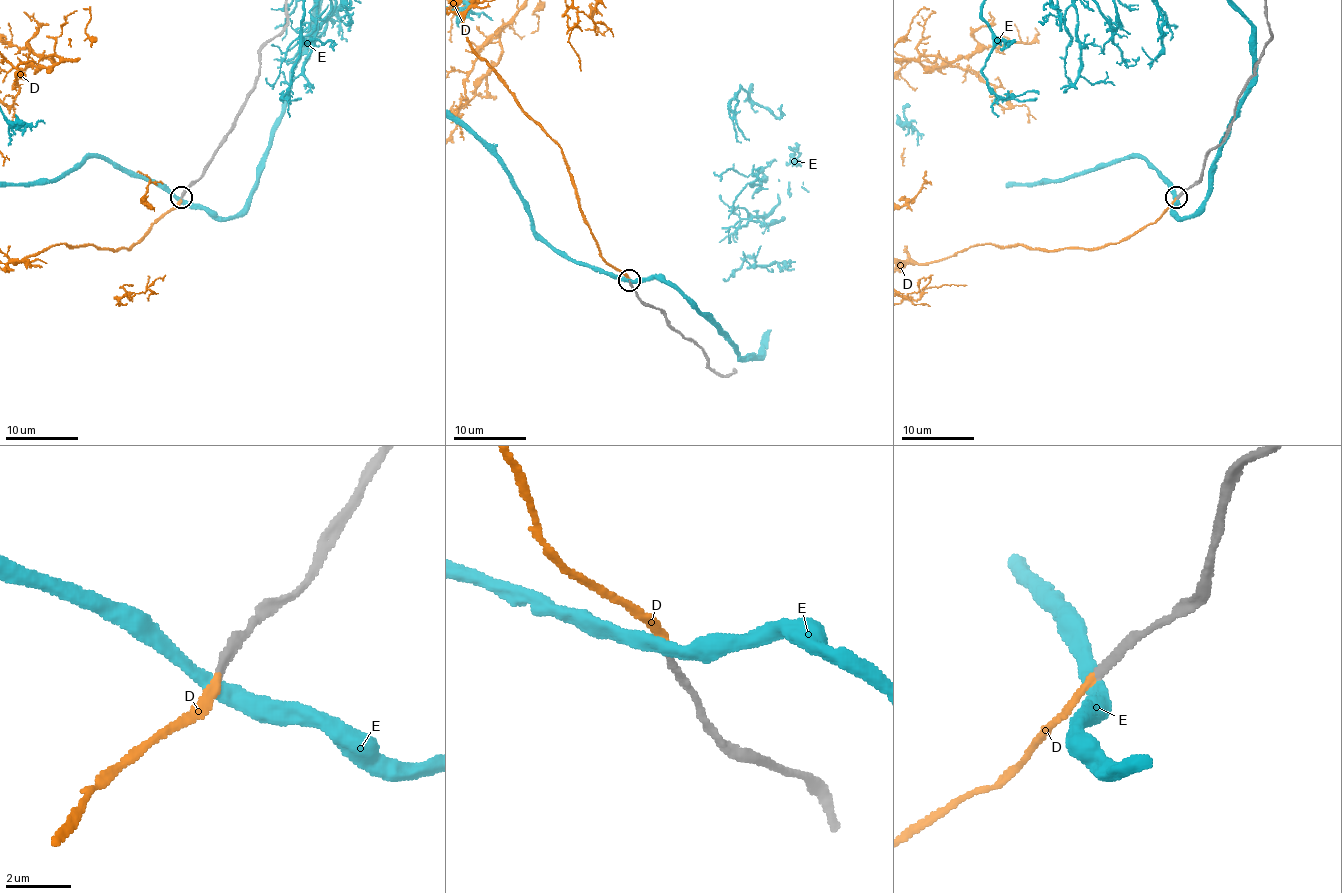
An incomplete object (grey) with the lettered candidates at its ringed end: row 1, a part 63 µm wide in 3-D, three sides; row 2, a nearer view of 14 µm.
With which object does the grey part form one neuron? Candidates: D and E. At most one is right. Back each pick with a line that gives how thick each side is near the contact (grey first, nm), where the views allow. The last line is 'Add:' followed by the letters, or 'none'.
D: 240 nm thick on the grey side, 220 nm on the other
Add: D

